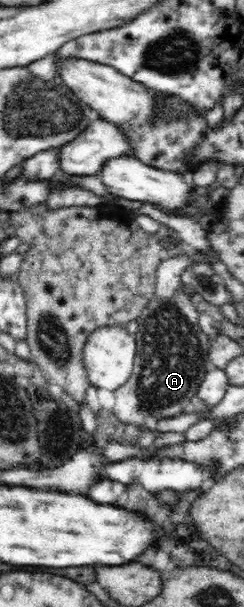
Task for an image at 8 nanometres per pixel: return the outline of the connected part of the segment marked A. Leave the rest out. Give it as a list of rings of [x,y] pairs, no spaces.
[[[176,293],[170,299],[154,296],[137,317],[138,331],[135,333],[137,350],[133,363],[133,373],[128,381],[115,389],[116,419],[122,424],[142,425],[146,415],[158,419],[178,417],[192,412],[193,400],[197,397],[198,387],[204,376],[214,364],[210,362],[210,339],[201,328],[198,312],[190,297]]]

